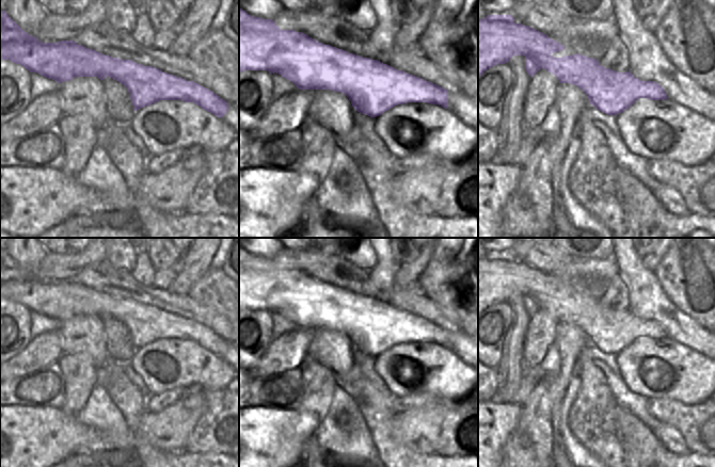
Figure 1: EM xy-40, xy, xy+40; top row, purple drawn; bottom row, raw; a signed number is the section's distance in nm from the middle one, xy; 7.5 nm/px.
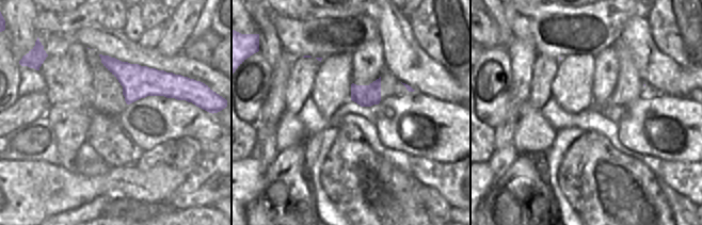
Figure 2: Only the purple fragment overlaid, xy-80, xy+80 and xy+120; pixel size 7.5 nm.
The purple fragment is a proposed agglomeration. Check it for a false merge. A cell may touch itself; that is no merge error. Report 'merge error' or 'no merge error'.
merge error

